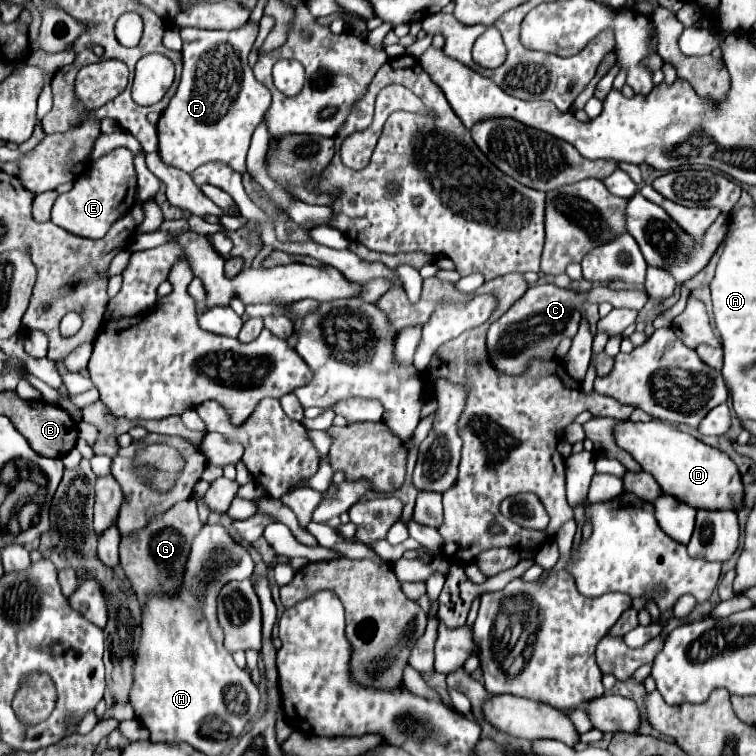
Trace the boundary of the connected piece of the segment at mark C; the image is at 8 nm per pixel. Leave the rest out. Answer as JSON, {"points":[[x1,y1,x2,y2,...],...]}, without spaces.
{"points":[[536,284,530,286,528,292,502,316,498,318,490,330,488,330,488,350,490,350,490,360,494,362,494,366,498,366,498,370,504,370,506,374,522,374,526,370,526,362,536,356,536,358,552,358,556,346,560,344,562,338,566,336,574,336,578,330,578,322,582,316,582,304,584,302,610,302,614,308,634,308,634,310,642,310,644,304,648,302,648,294,642,290,610,290,604,286,592,288,584,294,576,294,574,290,566,290,566,288,558,288,554,284]]}

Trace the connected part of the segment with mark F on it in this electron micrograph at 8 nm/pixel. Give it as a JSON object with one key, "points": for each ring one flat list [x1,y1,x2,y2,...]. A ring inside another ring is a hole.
{"points":[[246,22,238,30,182,28,180,36,184,42,184,70,176,96,158,120,158,154,164,164,180,168,184,172,192,172,206,162,222,162,234,172,244,174,250,138,254,134,254,128,262,122,270,104,270,90,254,78,252,68,248,66,248,54,258,36,258,22]]}

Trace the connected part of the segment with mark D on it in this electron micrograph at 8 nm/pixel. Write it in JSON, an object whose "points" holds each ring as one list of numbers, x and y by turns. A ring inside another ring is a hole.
{"points":[[618,420,614,424,614,440,622,450,634,456,644,472,654,476,664,494,672,494,694,508,734,510,736,506,732,506,732,496,742,496,742,478,738,478,738,468,730,458,726,458,726,454,662,420]]}

